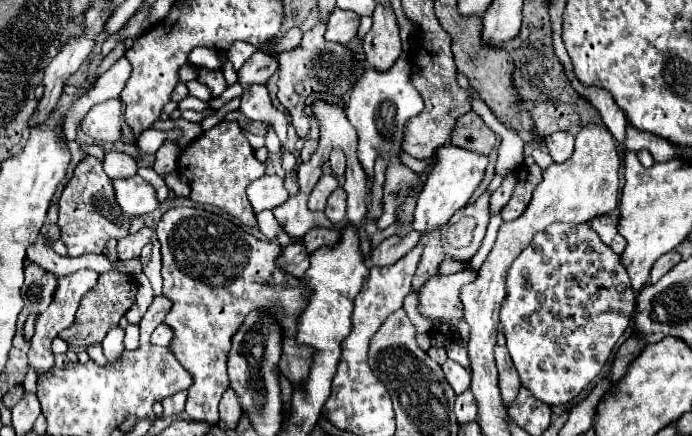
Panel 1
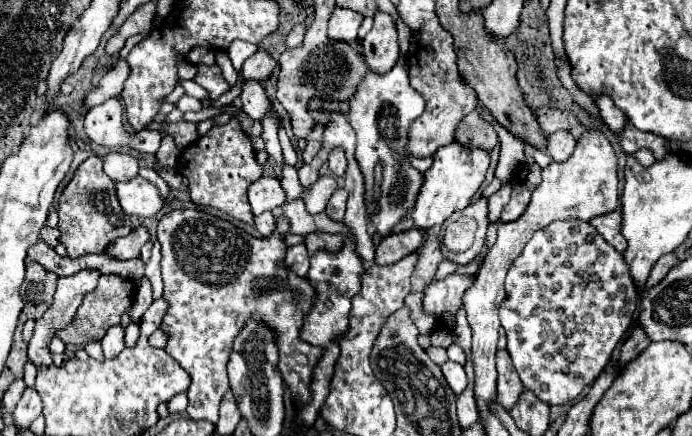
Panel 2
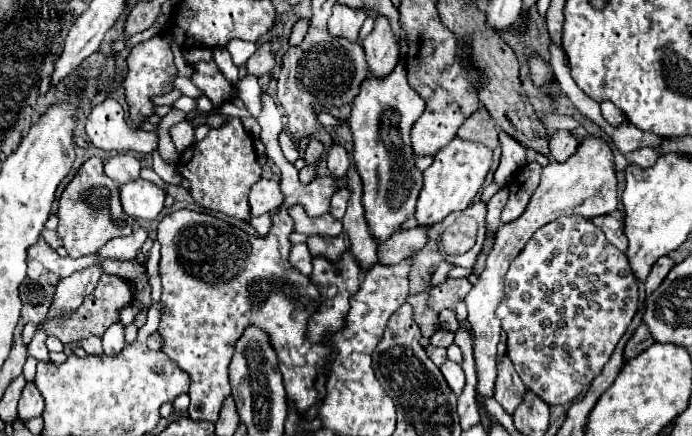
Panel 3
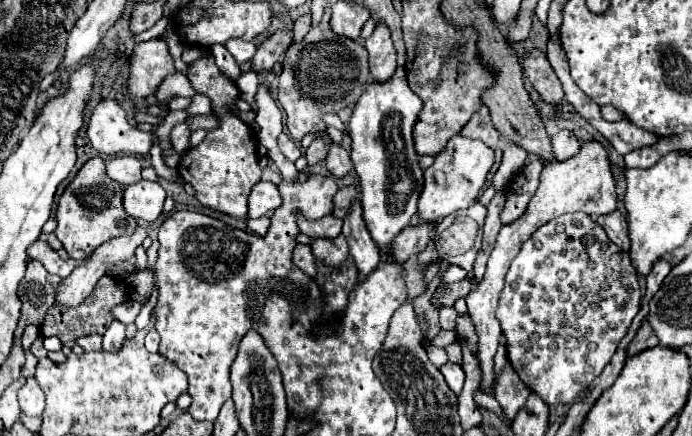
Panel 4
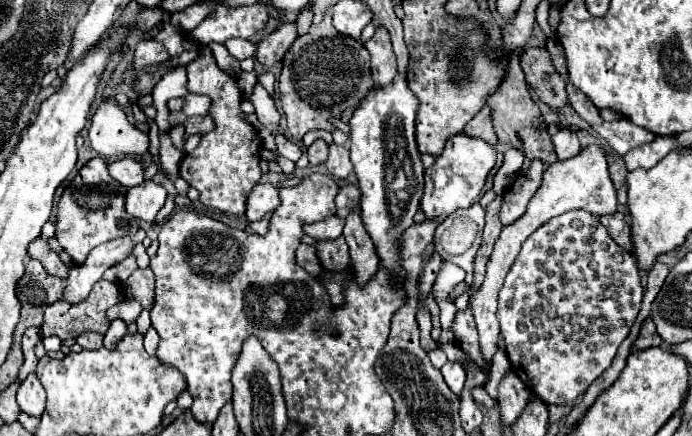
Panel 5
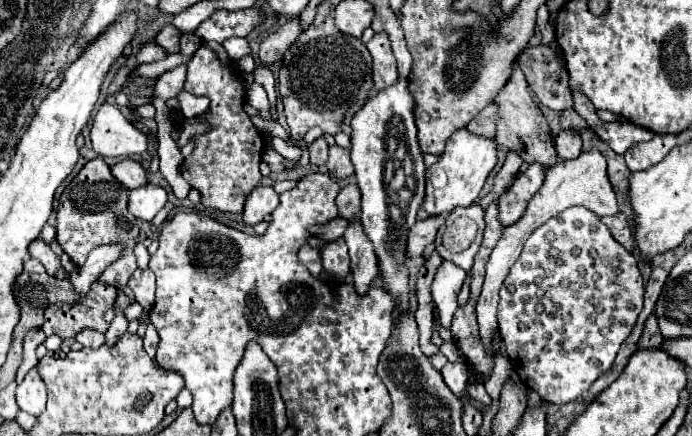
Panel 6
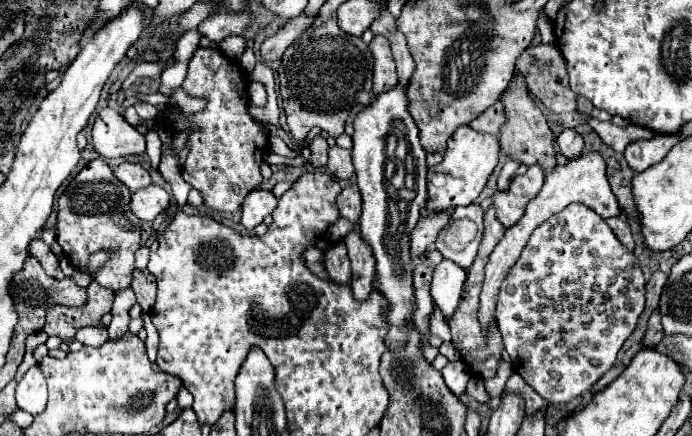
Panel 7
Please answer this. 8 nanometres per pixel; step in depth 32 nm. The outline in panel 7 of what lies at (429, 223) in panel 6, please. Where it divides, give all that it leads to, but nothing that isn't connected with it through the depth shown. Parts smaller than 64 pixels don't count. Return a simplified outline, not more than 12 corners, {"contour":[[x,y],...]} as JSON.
{"contour":[[448,212],[420,218],[410,232],[410,256],[422,256],[448,222]]}

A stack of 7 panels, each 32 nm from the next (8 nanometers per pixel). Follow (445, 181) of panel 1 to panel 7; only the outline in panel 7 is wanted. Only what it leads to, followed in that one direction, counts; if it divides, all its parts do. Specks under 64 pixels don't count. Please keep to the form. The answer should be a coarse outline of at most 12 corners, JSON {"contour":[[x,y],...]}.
{"contour":[[458,128],[428,168],[426,210],[472,204],[496,168],[496,136]]}

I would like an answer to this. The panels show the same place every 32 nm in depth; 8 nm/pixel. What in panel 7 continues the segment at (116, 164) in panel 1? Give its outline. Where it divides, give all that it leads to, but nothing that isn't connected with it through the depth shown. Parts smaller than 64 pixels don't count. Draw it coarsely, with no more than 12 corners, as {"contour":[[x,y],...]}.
{"contour":[[136,162],[114,168],[132,192],[152,184],[148,170]]}

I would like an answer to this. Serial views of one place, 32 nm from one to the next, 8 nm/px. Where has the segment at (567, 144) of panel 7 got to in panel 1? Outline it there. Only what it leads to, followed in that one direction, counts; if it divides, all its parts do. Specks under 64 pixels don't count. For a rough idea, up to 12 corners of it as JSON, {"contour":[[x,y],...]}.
{"contour":[[554,132],[546,148],[554,162],[564,162],[574,150],[570,132]]}

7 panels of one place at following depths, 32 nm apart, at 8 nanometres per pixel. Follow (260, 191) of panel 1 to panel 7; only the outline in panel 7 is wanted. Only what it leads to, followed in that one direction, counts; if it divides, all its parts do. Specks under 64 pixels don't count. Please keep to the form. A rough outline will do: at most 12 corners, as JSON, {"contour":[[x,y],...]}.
{"contour":[[256,188],[242,206],[242,226],[252,230],[274,212],[272,190]]}

